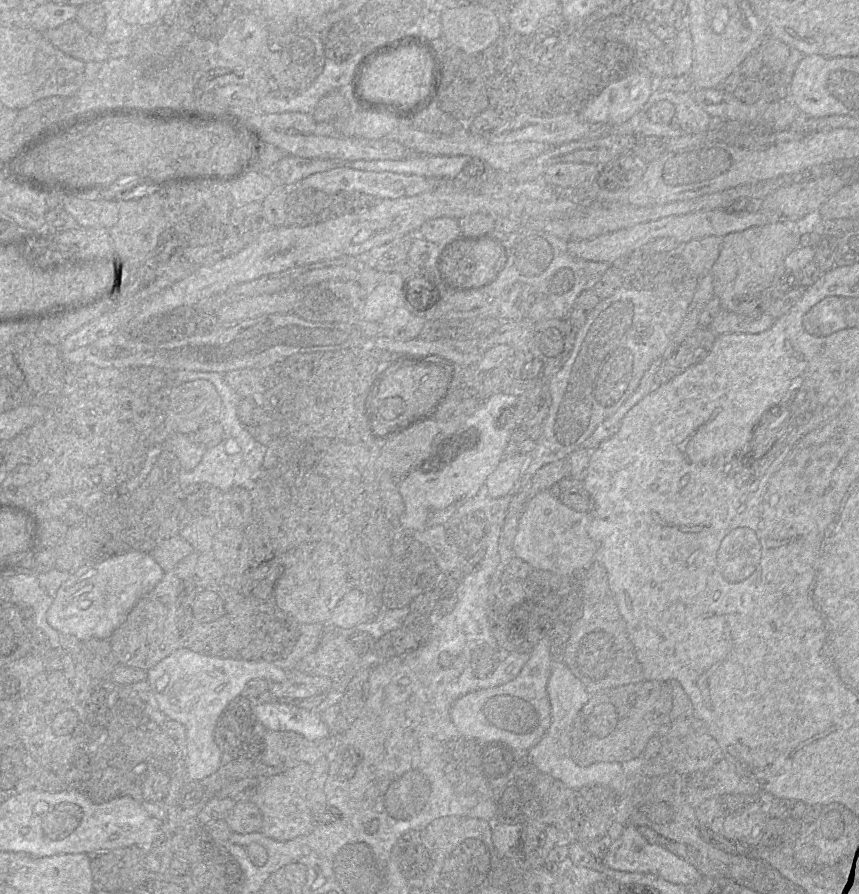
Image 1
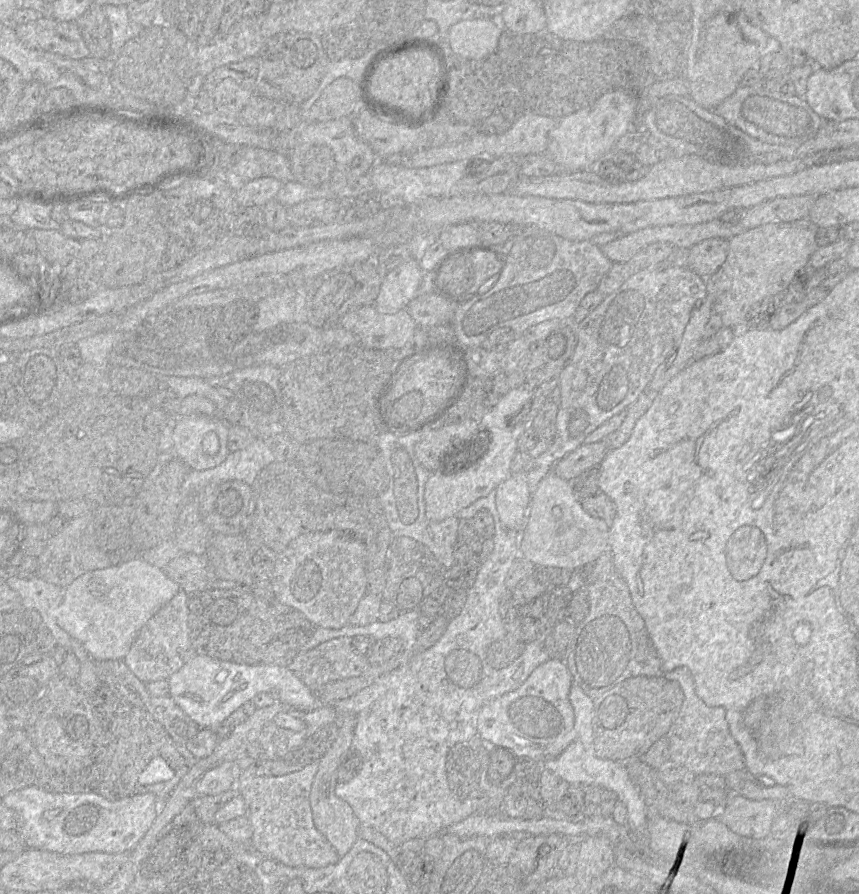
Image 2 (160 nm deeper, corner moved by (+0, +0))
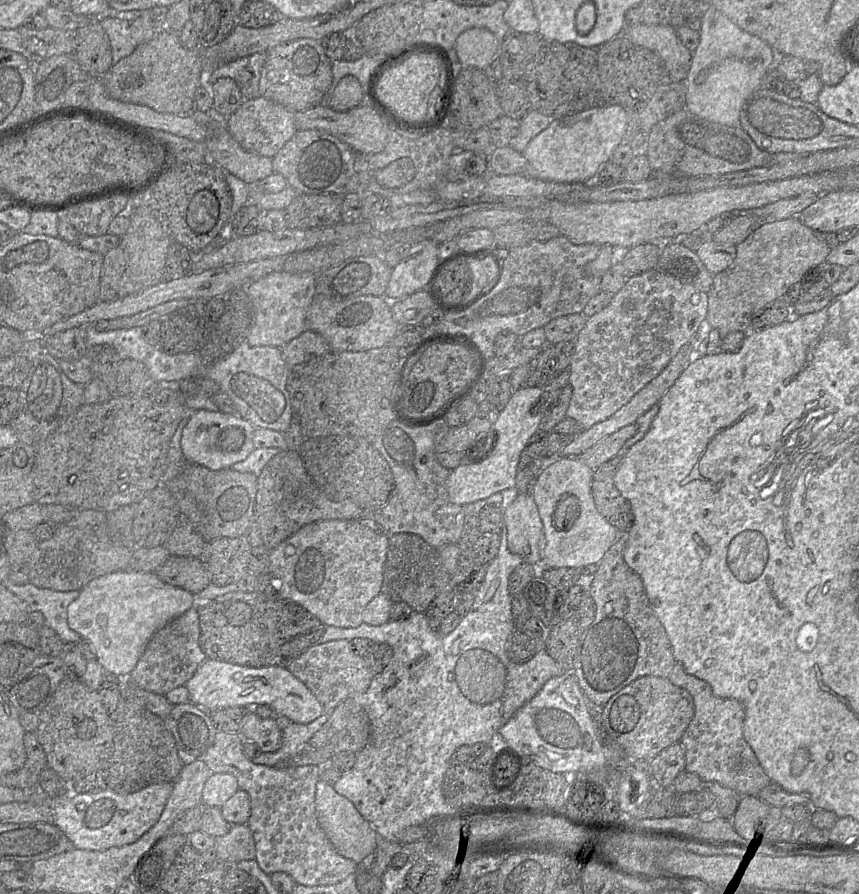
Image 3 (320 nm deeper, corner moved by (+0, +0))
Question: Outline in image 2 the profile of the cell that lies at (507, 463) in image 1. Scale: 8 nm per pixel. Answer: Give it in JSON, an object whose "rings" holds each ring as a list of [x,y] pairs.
{"rings":[[[512,473],[496,488],[496,506],[501,522],[511,530],[523,531],[532,495],[529,492],[528,473]]]}

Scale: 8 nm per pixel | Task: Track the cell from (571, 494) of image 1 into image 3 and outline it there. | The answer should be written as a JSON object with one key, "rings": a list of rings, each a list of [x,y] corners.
{"rings":[[[621,454],[596,468],[591,490],[598,512],[620,532],[620,535],[625,535],[634,524],[634,514],[631,504],[614,484],[620,461]]]}

